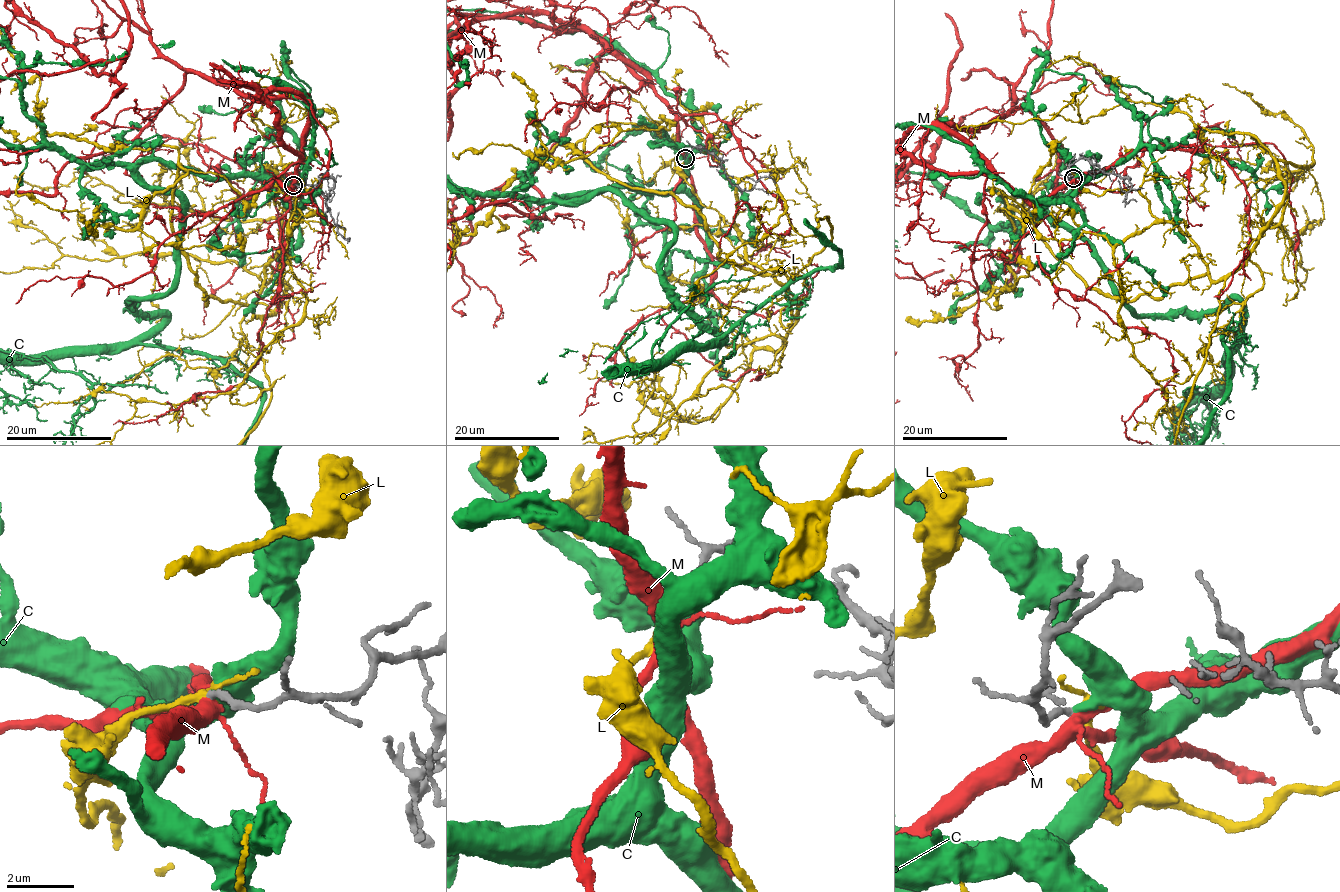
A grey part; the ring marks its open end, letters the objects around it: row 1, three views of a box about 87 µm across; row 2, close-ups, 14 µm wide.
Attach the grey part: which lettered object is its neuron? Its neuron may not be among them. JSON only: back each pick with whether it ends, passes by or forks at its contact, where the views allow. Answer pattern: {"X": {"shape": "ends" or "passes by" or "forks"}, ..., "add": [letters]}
{"L": {"shape": "forks"}, "add": ["L"]}

